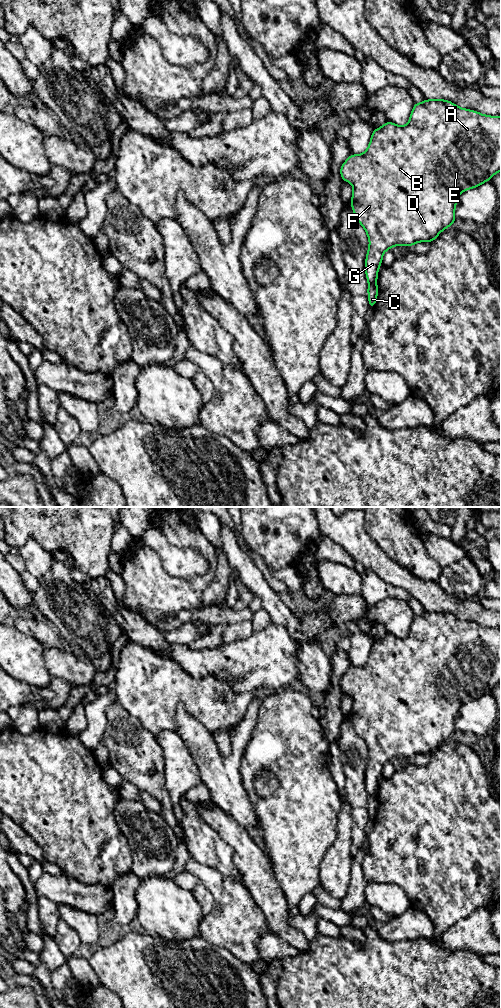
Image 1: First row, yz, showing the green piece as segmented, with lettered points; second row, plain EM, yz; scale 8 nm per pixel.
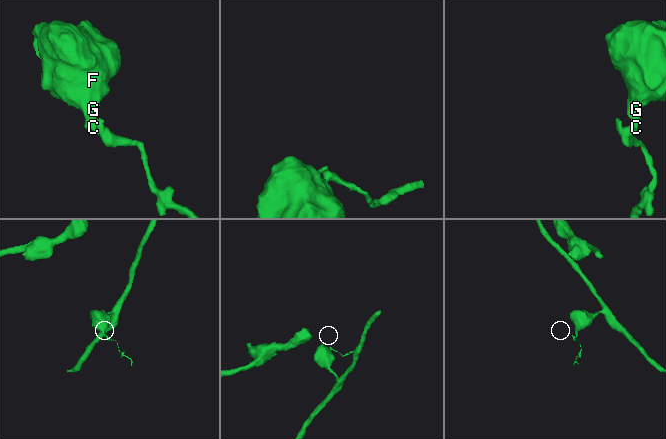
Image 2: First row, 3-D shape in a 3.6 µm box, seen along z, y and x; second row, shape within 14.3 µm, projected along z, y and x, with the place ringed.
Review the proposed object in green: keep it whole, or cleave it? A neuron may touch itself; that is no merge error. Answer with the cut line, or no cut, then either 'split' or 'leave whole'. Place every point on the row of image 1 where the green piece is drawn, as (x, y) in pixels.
yz (368, 285), (374, 284), (377, 289) | split

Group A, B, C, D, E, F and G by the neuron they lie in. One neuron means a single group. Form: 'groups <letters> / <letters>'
groups A B D E F G / C

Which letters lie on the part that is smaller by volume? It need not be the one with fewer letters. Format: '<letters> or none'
C

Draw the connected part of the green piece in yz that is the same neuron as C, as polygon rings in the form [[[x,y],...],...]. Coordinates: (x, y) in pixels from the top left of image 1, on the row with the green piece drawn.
[[[370,284],[367,289],[369,308],[374,309],[377,302],[378,289],[376,285]]]

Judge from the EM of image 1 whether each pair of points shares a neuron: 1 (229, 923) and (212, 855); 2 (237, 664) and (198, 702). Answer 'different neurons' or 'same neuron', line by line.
1: different neurons
2: different neurons

